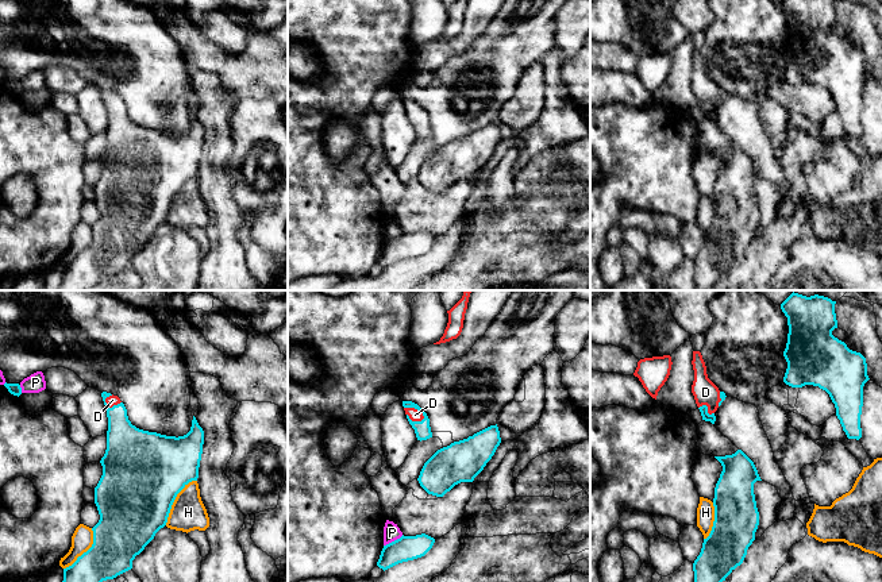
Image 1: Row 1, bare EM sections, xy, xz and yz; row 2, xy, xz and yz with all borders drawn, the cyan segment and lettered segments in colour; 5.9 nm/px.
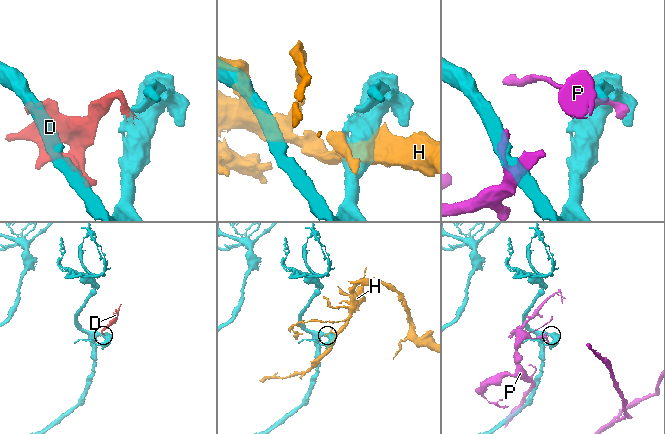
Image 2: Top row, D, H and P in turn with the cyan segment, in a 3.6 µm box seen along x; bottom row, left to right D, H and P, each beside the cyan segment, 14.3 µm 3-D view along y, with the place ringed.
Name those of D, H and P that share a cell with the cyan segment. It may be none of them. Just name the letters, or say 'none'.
D

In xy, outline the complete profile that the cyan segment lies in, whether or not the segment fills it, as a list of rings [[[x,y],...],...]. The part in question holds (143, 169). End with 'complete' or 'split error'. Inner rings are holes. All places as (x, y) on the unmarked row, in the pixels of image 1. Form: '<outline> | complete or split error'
[[[103,89],[101,95],[107,107],[108,128],[107,147],[100,158],[103,173],[95,185],[100,217],[92,226],[92,244],[63,266],[63,278],[57,290],[90,290],[103,278],[131,267],[135,254],[166,223],[177,192],[199,176],[204,128],[194,113],[186,132],[166,134],[132,123],[118,93]]] | split error

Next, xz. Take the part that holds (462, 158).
[[[497,122],[467,136],[438,147],[423,163],[417,176],[432,193],[443,194],[461,180],[473,180],[501,140]]] | complete

